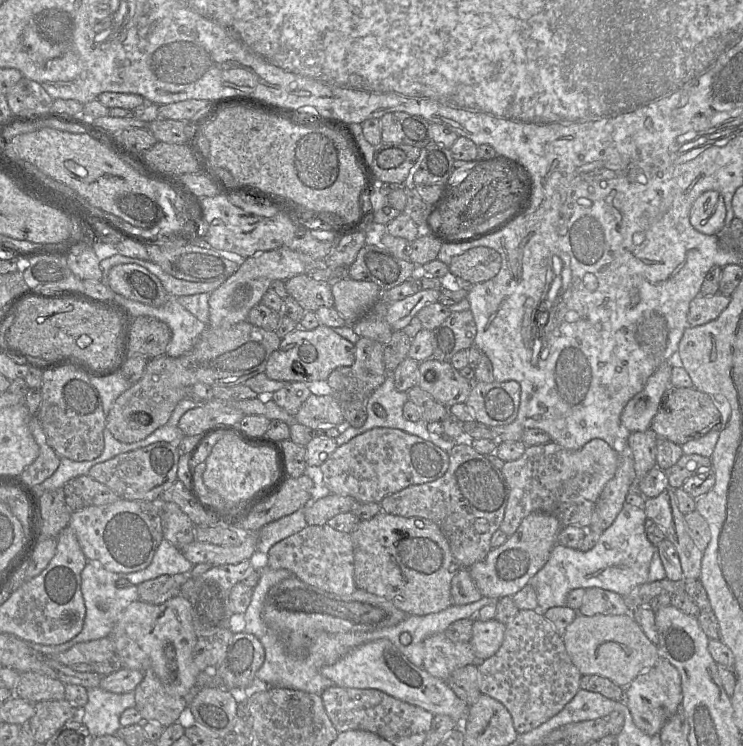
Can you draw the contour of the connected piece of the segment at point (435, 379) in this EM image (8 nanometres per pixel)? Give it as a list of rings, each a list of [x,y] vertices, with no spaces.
[[[426,359],[418,366],[417,385],[445,407],[465,403],[473,382],[459,374],[450,362]]]

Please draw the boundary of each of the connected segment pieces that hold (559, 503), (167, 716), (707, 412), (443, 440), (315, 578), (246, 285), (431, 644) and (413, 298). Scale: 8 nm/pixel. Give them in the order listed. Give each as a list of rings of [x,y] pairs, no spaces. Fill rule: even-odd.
[[[593,439],[576,451],[565,449],[555,442],[527,447],[519,459],[506,461],[501,469],[510,493],[500,530],[507,536],[513,535],[522,520],[534,512],[553,515],[563,527],[575,525],[588,529],[596,502],[606,483],[615,475],[618,459],[619,454],[602,439]]]
[[[152,671],[144,673],[143,680],[133,692],[135,707],[143,722],[154,722],[166,727],[177,722],[180,713],[186,708],[186,698],[167,692]]]
[[[670,387],[661,399],[650,429],[658,438],[683,445],[691,440],[703,437],[711,431],[719,431],[720,433],[721,424],[719,420],[720,413],[708,394],[700,392],[694,387]]]
[[[388,373],[384,382],[367,398],[366,410],[367,418],[361,427],[345,425],[341,434],[335,439],[337,446],[340,446],[355,436],[366,432],[372,428],[397,428],[409,434],[419,436],[426,441],[430,441],[442,450],[450,452],[456,443],[447,436],[439,436],[428,432],[427,422],[420,419],[417,422],[406,420],[403,416],[403,406],[409,400],[407,392],[399,391],[395,387],[392,373]],[[375,406],[384,408],[384,416],[378,416],[374,412]]]
[[[328,523],[307,525],[274,544],[268,551],[267,567],[274,570],[288,569],[300,580],[337,595],[351,594],[357,589],[351,534],[335,530]]]
[[[287,246],[264,251],[241,260],[238,270],[210,293],[207,326],[232,326],[247,321],[249,311],[261,303],[263,295],[269,290],[273,281],[286,281],[293,276],[305,274],[313,264],[316,263],[310,257],[293,251]]]
[[[437,633],[425,639],[424,661],[422,668],[433,677],[446,682],[450,674],[458,668],[466,665],[475,664],[478,667],[477,659],[470,642],[453,642],[449,640],[444,633]]]
[[[440,289],[418,290],[402,300],[386,303],[386,320],[393,331],[400,331],[424,306],[438,301],[439,295]]]

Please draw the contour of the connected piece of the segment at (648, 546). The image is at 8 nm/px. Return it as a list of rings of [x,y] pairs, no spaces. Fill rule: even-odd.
[[[625,503],[615,521],[589,551],[555,545],[546,564],[529,581],[537,593],[538,609],[546,611],[566,606],[569,593],[577,588],[602,588],[625,597],[637,586],[647,583],[652,557],[658,549],[646,535],[646,519],[644,507]]]

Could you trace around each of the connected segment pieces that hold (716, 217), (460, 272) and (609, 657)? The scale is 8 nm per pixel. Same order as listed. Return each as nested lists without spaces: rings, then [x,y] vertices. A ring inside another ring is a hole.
[[[709,190],[701,194],[690,210],[690,224],[700,233],[721,235],[726,209],[723,197],[717,191]]]
[[[477,246],[455,255],[448,265],[451,276],[460,277],[470,285],[485,282],[497,275],[501,256],[491,247]]]
[[[578,614],[566,628],[564,645],[573,664],[584,675],[599,675],[626,688],[639,674],[653,667],[660,659],[658,646],[644,634],[631,614]]]

